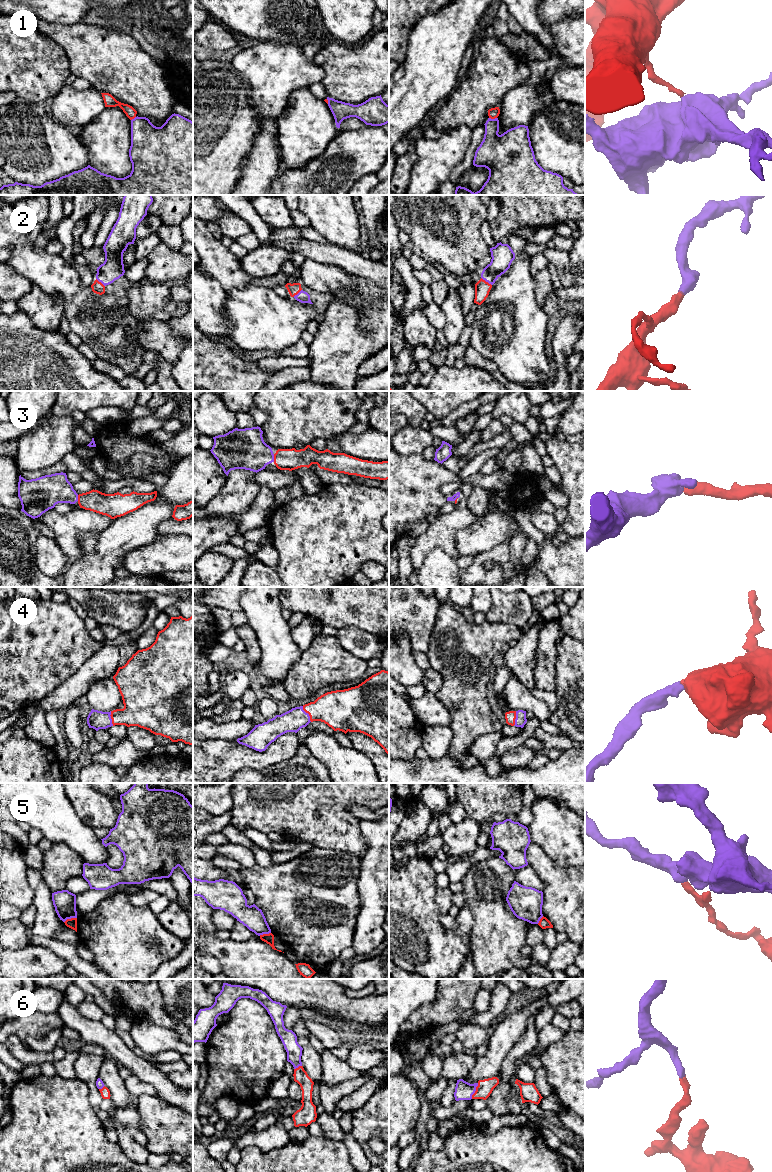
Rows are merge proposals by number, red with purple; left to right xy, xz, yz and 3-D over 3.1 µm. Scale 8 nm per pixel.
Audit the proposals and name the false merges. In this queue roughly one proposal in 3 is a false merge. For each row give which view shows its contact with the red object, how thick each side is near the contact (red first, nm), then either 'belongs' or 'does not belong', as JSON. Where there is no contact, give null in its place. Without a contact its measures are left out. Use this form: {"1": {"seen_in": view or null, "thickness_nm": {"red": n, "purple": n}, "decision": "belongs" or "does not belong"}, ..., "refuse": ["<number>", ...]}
{"1": {"seen_in": "yz", "thickness_nm": {"red": 90, "purple": 240}, "decision": "does not belong"}, "2": {"seen_in": "yz", "thickness_nm": {"red": 130, "purple": 180}, "decision": "belongs"}, "3": {"seen_in": "xz", "thickness_nm": {"red": 180, "purple": 320}, "decision": "belongs"}, "4": {"seen_in": "xz", "thickness_nm": {"red": 300, "purple": 180}, "decision": "belongs"}, "5": {"seen_in": "xy", "thickness_nm": {"red": 80, "purple": 180}, "decision": "does not belong"}, "6": {"seen_in": "yz", "thickness_nm": {"red": 130, "purple": 140}, "decision": "belongs"}, "refuse": ["1", "5"]}

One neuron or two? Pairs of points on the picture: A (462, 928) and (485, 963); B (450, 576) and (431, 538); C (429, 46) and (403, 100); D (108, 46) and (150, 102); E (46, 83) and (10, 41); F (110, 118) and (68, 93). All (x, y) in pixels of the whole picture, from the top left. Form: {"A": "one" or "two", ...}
{"A": "two", "B": "two", "C": "one", "D": "one", "E": "one", "F": "two"}

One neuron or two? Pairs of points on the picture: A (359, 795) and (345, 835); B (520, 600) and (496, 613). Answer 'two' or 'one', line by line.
A: one
B: one

